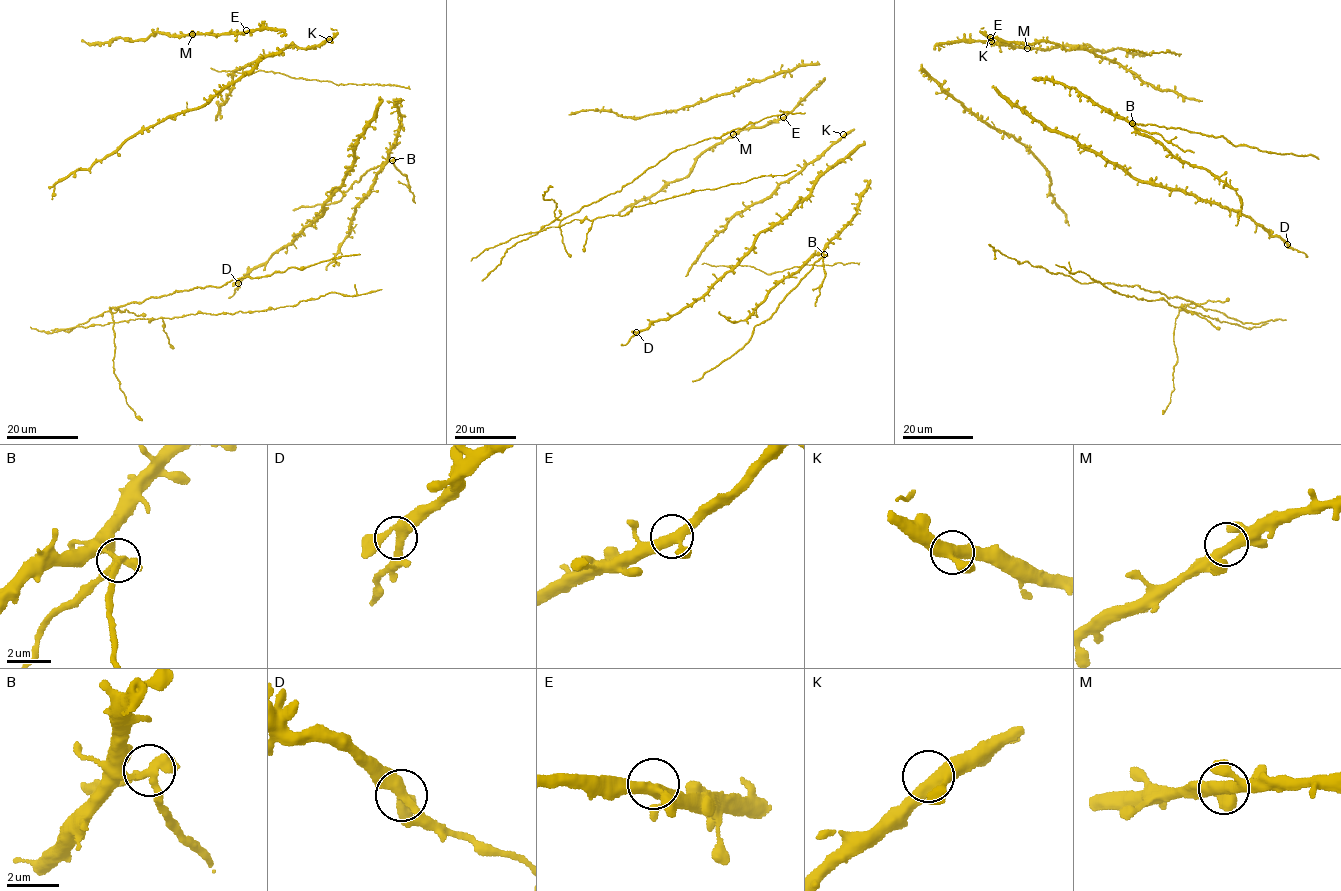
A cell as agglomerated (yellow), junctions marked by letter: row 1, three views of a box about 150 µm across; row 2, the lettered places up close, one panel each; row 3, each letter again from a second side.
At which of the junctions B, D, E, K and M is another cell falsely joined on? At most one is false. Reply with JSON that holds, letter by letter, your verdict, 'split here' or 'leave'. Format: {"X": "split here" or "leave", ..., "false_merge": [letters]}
{"B": "split here", "D": "leave", "E": "leave", "K": "leave", "M": "leave", "false_merge": ["B"]}

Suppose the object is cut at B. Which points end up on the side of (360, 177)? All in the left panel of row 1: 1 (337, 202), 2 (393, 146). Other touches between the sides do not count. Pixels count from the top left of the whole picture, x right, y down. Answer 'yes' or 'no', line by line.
1: yes
2: no

